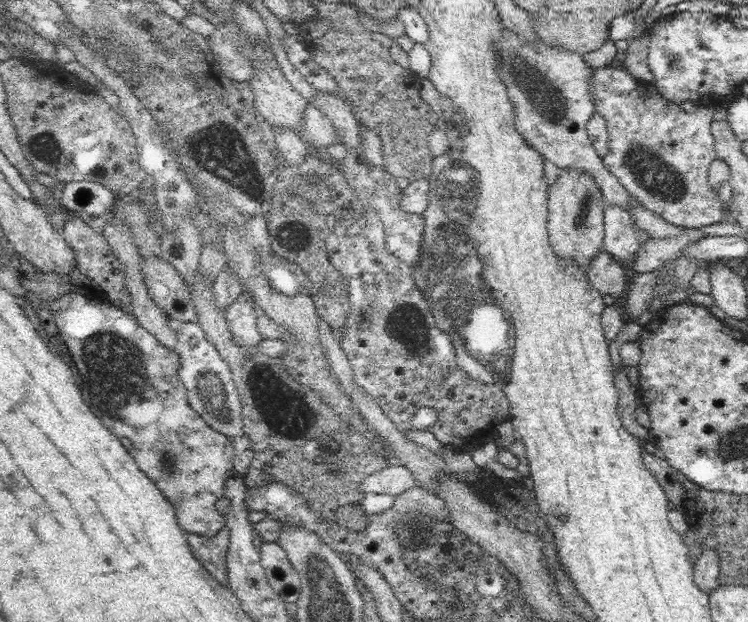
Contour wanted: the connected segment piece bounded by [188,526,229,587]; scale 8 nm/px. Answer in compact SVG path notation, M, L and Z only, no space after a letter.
M222 528L222 536L208 538L199 534L189 533L188 543L194 556L206 567L211 576L219 584L229 587L226 556L228 549L228 528Z

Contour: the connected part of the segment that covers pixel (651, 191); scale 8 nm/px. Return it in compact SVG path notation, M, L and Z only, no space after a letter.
M617 62L615 64L605 65L603 67L598 67L593 70L593 73L591 74L591 87L589 88L589 91L591 92L592 97L594 97L594 109L596 113L600 114L600 116L603 116L605 118L605 121L607 122L607 133L609 134L609 141L608 141L608 148L607 153L603 156L603 164L605 165L605 169L610 172L610 174L614 175L618 180L619 183L622 184L622 186L629 192L629 195L634 200L637 200L642 207L644 207L646 210L650 210L652 212L655 212L656 214L659 214L666 222L669 222L670 224L678 227L682 227L684 229L689 228L702 228L702 226L710 226L710 224L714 223L720 223L720 222L726 222L732 220L732 216L730 215L729 210L729 204L728 204L728 214L725 214L725 210L723 209L723 204L721 204L719 199L719 193L718 191L714 190L709 184L707 179L708 169L710 168L710 164L718 158L716 149L715 149L715 140L714 135L712 135L712 131L710 131L710 128L712 126L712 117L715 114L715 112L718 110L715 105L712 106L700 106L697 108L696 112L692 112L692 114L685 112L680 108L680 105L674 104L673 102L670 102L669 100L666 100L660 93L659 90L652 84L652 83L646 83L639 81L637 78L634 78L632 74L629 73L629 71L622 66L621 63Z

